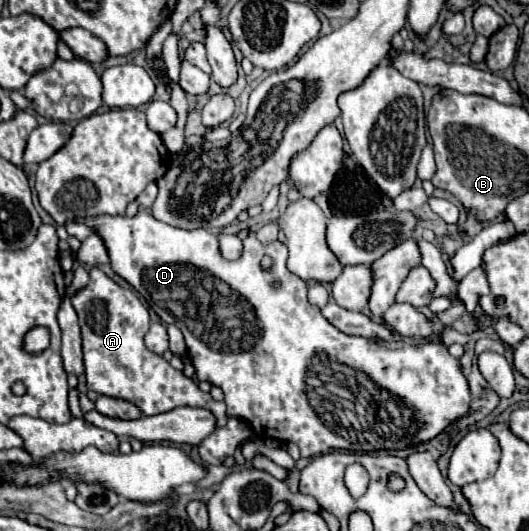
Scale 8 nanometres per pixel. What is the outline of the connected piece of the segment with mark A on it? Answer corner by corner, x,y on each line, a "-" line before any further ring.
93,267
89,271
87,287
75,291
71,303
79,315
89,389
109,397
131,399
143,409
143,415
157,415
183,405
201,407
213,413
215,427
225,427
225,403
213,401
209,393
201,393
193,379
173,369
161,355
153,355
145,349
143,335
149,329
149,311
131,289
117,285
101,269

